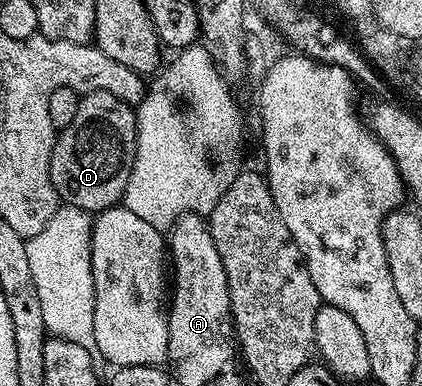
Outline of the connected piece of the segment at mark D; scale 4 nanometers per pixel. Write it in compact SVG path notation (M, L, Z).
M107 91L84 94L75 120L56 134L51 148L51 183L64 204L79 207L90 215L114 208L125 196L127 179L135 163L134 106Z

